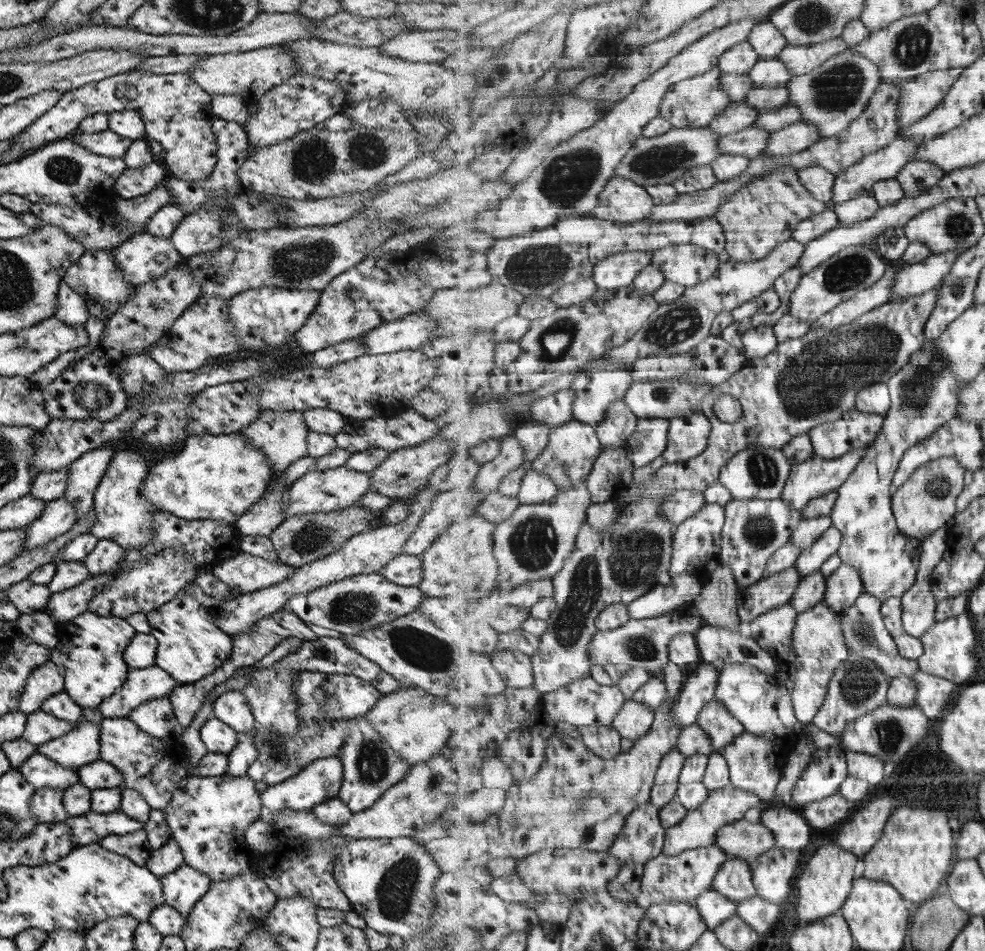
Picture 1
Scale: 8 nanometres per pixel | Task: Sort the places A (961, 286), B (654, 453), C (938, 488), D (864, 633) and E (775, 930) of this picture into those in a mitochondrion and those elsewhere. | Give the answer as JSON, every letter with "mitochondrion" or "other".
{"A":"mitochondrion","B":"other","C":"mitochondrion","D":"mitochondrion","E":"other"}

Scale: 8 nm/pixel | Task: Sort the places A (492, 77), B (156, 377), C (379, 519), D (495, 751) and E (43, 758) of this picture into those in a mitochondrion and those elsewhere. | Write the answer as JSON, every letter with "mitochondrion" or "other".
{"A":"mitochondrion","B":"other","C":"other","D":"other","E":"other"}

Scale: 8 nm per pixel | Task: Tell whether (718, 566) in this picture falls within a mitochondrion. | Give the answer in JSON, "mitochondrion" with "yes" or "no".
{"mitochondrion":"no"}

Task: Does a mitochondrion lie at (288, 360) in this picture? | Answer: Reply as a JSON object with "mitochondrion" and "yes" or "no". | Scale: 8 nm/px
{"mitochondrion":"no"}

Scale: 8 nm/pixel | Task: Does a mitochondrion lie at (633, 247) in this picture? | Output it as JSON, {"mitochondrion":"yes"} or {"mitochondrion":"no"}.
{"mitochondrion":"no"}

